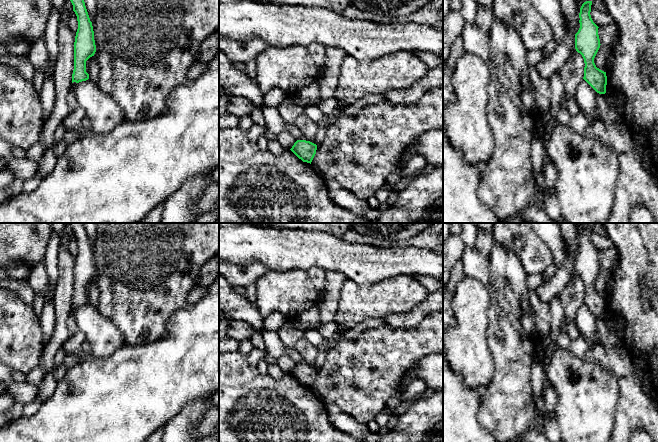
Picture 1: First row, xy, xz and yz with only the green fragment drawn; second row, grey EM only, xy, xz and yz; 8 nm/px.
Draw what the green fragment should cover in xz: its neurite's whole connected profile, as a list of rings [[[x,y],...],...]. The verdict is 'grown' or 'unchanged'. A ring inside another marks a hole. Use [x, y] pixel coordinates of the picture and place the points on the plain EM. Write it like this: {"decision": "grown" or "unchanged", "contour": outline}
{"decision": "unchanged", "contour": [[[297,364],[290,374],[303,386],[311,388],[316,378],[317,369],[310,365]]]}

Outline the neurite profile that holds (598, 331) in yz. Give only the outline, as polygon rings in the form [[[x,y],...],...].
[[[584,303],[576,312],[575,322],[579,331],[587,336],[590,346],[613,347],[618,345],[607,319],[597,317]]]

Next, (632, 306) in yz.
[[[602,223],[607,236],[618,250],[619,262],[613,268],[614,287],[606,296],[606,319],[617,338],[618,345],[630,355],[638,370],[655,381],[649,391],[645,391],[637,376],[618,377],[619,401],[615,428],[609,442],[629,442],[636,429],[644,429],[658,442],[658,383],[650,367],[650,355],[658,348],[658,223]]]

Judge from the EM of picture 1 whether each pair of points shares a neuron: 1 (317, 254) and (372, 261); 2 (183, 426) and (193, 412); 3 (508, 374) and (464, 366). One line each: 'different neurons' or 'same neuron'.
1: same neuron
2: same neuron
3: different neurons

